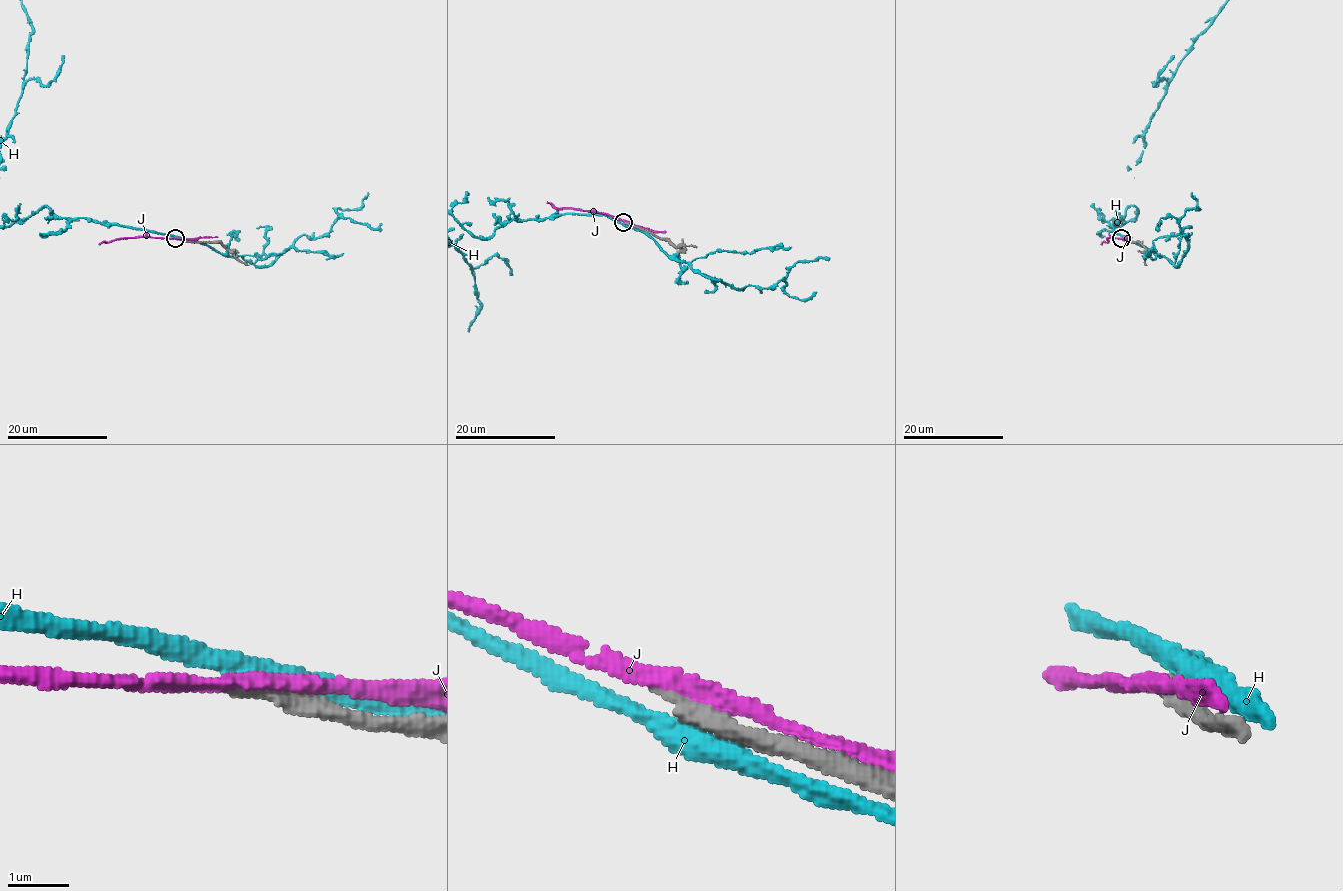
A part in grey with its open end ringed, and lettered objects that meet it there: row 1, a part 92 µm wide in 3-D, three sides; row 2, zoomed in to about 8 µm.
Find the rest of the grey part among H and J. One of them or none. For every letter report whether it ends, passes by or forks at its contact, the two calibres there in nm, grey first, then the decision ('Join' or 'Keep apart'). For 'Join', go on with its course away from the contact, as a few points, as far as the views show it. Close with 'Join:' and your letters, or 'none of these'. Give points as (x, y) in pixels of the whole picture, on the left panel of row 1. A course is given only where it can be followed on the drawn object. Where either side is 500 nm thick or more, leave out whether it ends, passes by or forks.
H: It passes by. Thickness 280 nm (grey) against 400 nm. Keep apart
J: It passes by. Thickness 360 nm (grey) against 240 nm. Keep apart
Join: none of these

